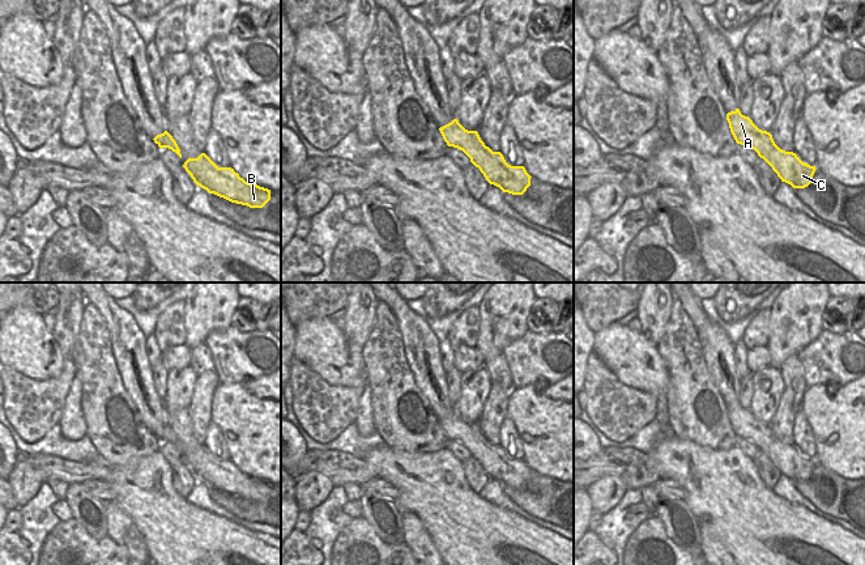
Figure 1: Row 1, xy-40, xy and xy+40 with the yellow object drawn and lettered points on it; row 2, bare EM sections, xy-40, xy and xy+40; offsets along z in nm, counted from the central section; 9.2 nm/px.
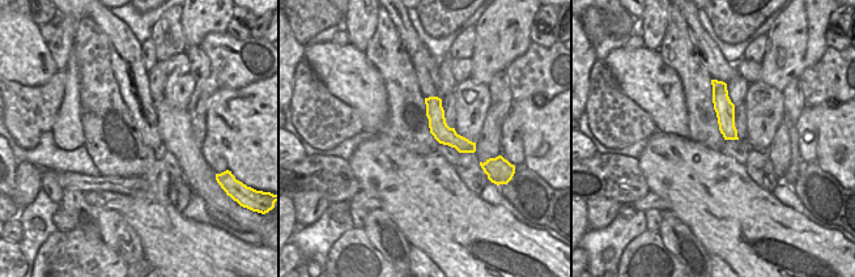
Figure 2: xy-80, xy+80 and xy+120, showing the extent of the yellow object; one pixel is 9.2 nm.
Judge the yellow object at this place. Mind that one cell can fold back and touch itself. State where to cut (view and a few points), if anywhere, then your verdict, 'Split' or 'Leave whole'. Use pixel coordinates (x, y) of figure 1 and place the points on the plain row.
No split. Leave whole.

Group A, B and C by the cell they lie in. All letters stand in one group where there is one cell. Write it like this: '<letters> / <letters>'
A B C

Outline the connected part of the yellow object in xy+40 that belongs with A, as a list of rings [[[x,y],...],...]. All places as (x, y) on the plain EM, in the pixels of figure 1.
[[[740,402],[728,405],[726,413],[736,436],[754,442],[781,475],[793,481],[805,481],[811,476],[815,459],[804,456],[793,445],[780,442],[772,428],[759,422],[749,409],[741,407]]]

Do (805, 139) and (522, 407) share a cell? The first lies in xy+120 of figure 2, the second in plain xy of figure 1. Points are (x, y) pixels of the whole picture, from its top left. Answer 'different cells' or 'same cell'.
different cells

